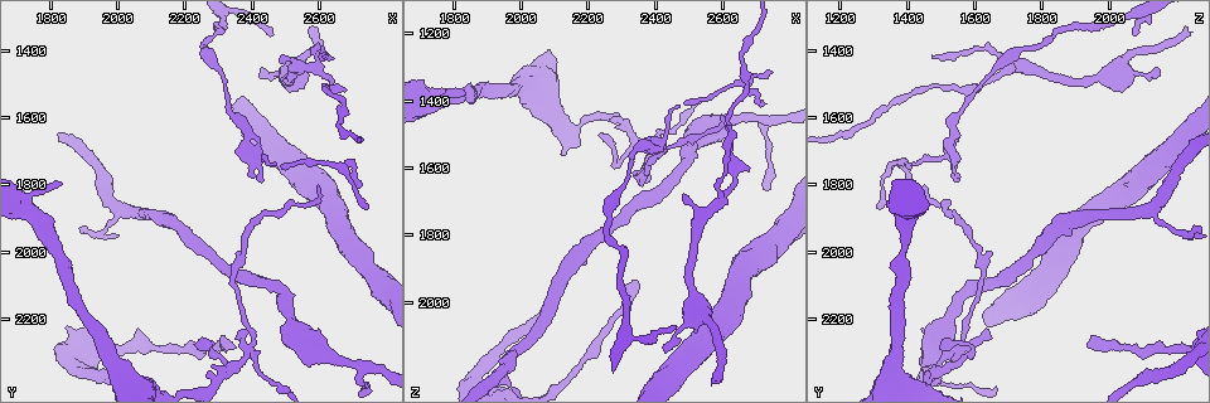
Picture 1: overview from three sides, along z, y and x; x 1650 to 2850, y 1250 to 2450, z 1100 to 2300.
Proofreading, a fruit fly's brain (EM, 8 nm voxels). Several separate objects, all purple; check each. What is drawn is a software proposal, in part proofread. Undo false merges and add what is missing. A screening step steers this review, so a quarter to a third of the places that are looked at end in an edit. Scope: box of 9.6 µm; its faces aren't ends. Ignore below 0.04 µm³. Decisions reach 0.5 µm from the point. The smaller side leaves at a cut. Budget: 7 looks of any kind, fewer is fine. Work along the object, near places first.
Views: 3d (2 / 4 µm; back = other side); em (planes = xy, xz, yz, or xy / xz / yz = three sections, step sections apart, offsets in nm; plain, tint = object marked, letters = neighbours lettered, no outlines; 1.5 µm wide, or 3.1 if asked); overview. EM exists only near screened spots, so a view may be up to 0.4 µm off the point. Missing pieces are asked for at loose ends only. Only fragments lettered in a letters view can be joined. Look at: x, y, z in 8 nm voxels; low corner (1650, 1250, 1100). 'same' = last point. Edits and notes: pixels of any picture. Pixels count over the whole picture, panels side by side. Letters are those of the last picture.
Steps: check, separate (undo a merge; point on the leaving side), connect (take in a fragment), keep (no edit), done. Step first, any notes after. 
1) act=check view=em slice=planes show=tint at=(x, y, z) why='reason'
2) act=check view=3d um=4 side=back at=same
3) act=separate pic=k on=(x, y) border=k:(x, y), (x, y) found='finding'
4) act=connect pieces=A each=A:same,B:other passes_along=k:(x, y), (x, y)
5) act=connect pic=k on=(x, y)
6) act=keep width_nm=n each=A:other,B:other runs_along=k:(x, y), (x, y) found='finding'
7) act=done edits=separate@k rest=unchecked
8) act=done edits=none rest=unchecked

act=check view=3d um=4 at=(2600, 1800, 1450) why='thin end'

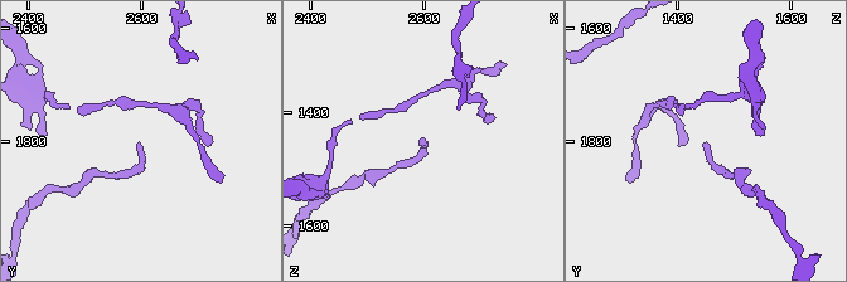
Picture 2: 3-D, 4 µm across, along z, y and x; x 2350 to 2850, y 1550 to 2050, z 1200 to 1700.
act=check view=em slice=xy step=8 show=letters at=(2595, 1810, 1450) why='need the tissue'

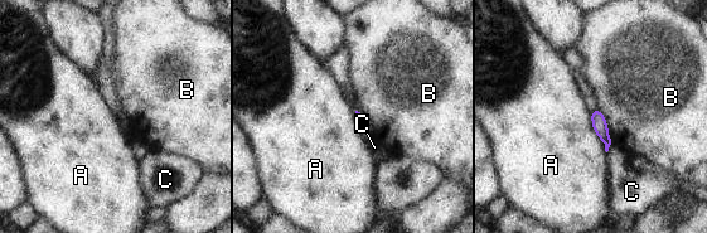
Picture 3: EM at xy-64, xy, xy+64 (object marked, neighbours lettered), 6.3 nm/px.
act=check view=em slice=planes show=letters at=same

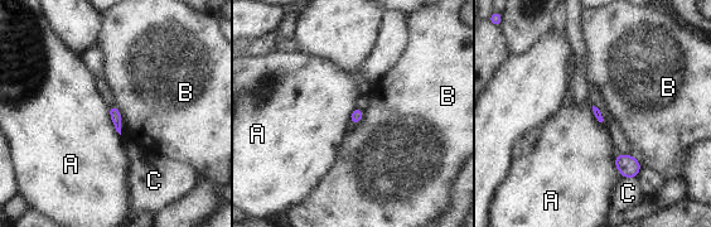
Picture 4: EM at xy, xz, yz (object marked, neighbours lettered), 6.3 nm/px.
act=keep each=A:other,B:other,C:other found='no lettered fragment goes on from it'

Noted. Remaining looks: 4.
act=check view=3d um=2 at=(2600, 1340, 2230) why='an open end'

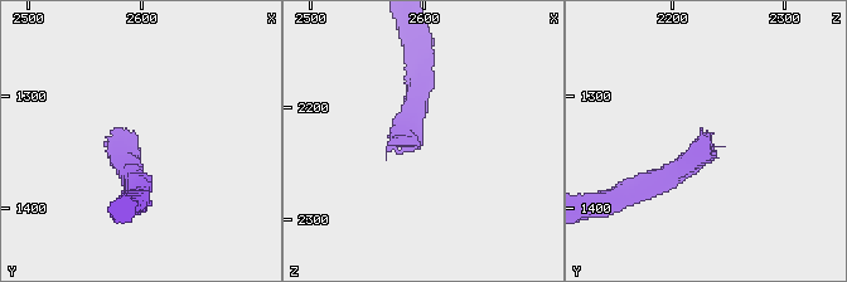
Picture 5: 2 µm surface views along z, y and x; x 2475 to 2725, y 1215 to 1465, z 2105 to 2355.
act=check view=em slice=xy step=4 show=letters at=(2596, 1336, 2238) why='now the EM'

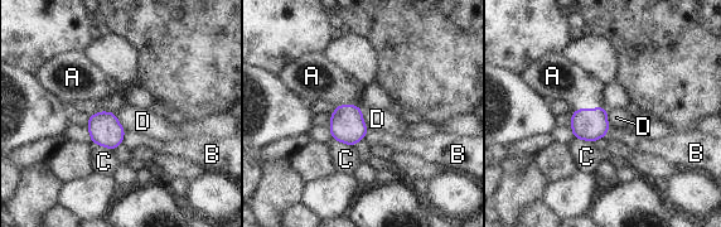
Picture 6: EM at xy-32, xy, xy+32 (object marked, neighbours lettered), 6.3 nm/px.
act=check view=em slice=planes show=letters at=same

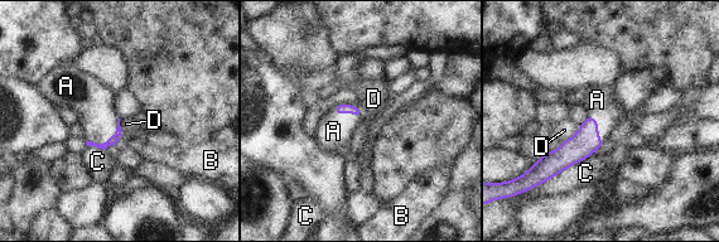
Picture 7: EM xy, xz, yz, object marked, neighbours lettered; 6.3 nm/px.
act=connect pieces=A each=A:same,B:other,C:other,D:other found='it goes on there'

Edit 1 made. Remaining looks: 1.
act=done edits=connect@7 rest=unchecked

